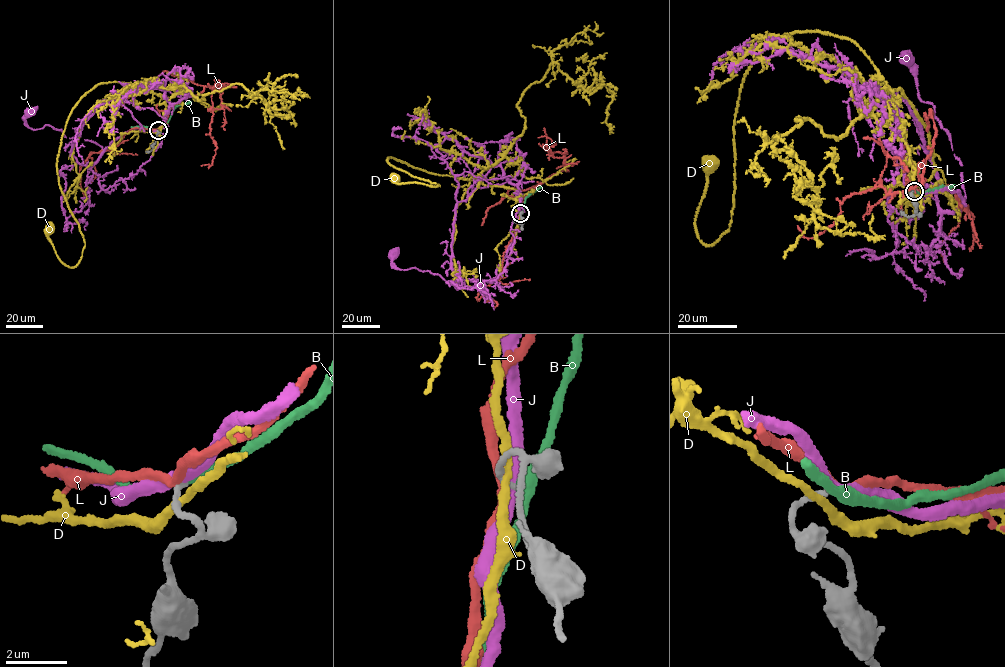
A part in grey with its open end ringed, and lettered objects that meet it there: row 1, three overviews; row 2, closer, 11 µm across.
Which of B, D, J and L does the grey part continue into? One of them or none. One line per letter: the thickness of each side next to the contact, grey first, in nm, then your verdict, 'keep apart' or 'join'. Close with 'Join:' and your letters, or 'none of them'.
B: 160 nm thick on the grey side, 400 nm on the other; join
D: 240 nm thick on the grey side, 240 nm on the other; keep apart
J: 170 nm thick on the grey side, 320 nm on the other; keep apart
L: 190 nm thick on the grey side, 260 nm on the other; keep apart
Join: B

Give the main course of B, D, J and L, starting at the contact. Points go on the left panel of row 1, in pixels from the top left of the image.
B: (158, 130), (166, 124), (176, 106), (191, 102)
D: (157, 131), (165, 99), (139, 84), (85, 92), (56, 165), (85, 243), (77, 265), (61, 262), (49, 229)
J: (157, 130), (141, 126), (103, 150), (49, 125), (31, 129), (25, 119), (30, 110)
L: (157, 130), (175, 104), (218, 87), (222, 106), (213, 110), (210, 127), (216, 153), (211, 165), (201, 165)

